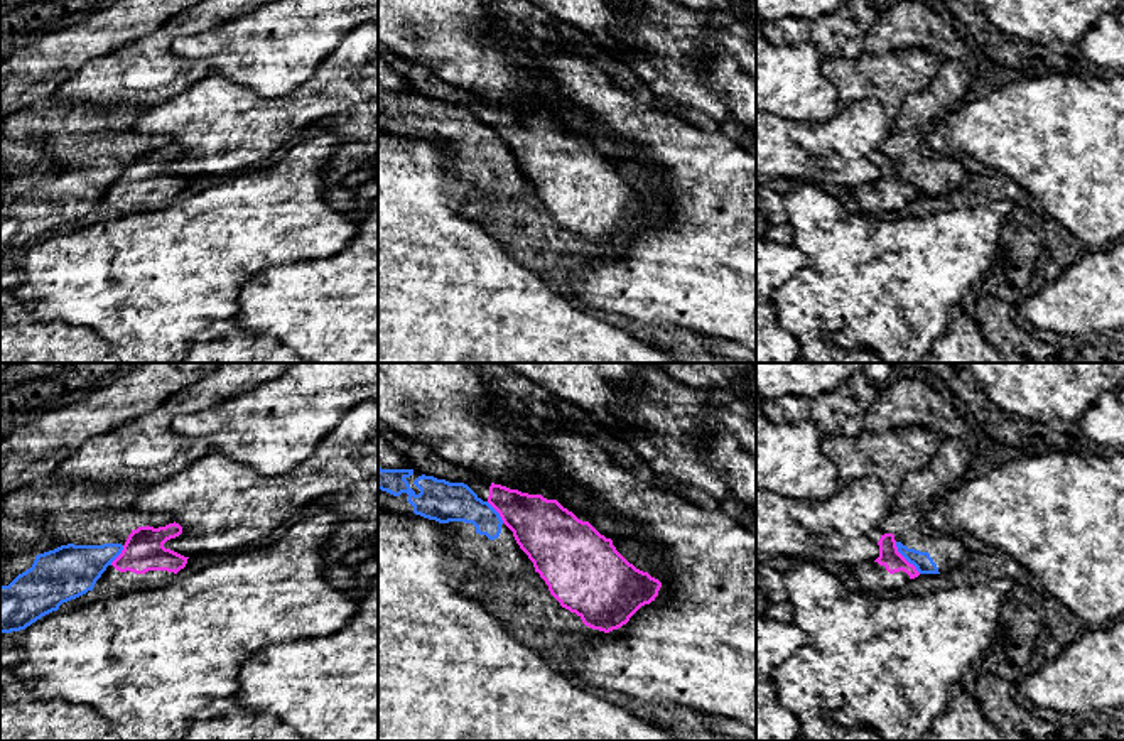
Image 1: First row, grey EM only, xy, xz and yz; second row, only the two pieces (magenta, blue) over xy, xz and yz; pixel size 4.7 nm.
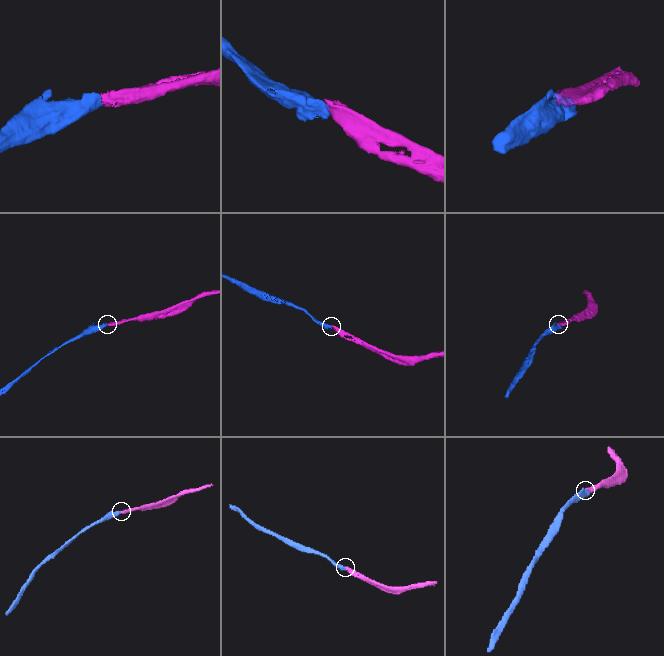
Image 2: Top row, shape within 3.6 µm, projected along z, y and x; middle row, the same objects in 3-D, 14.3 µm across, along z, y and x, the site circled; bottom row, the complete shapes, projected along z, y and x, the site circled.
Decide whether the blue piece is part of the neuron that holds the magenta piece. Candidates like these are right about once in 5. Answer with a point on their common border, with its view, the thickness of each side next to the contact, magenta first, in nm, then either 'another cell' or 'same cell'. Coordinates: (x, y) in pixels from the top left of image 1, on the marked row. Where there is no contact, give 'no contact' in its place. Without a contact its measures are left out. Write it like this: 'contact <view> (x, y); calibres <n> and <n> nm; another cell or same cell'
contact yz (903, 557); calibres 100 and 90 nm; another cell

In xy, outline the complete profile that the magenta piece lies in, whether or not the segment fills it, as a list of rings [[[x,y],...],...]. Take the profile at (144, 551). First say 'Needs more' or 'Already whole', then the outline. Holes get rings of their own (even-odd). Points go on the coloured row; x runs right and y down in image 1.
Needs more. [[[179,523],[165,527],[138,527],[128,535],[122,554],[106,567],[93,591],[113,598],[138,587],[160,587],[172,581],[187,559],[164,544],[182,533]]]

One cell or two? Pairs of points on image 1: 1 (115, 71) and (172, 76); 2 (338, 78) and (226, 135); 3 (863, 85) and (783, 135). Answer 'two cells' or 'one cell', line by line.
1: one cell
2: one cell
3: two cells

